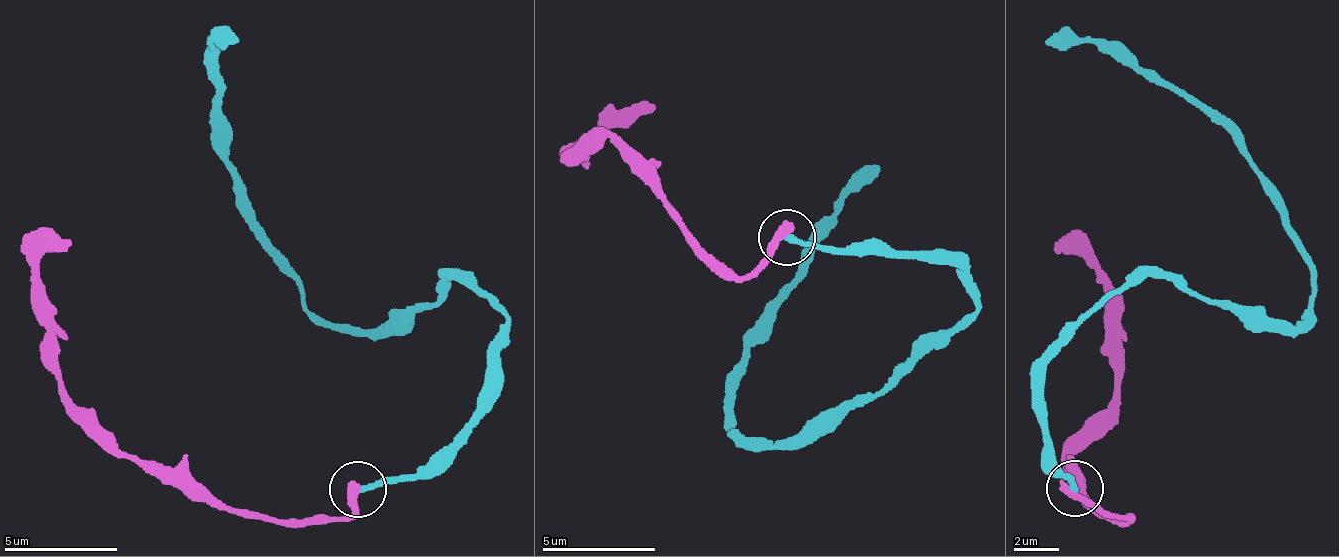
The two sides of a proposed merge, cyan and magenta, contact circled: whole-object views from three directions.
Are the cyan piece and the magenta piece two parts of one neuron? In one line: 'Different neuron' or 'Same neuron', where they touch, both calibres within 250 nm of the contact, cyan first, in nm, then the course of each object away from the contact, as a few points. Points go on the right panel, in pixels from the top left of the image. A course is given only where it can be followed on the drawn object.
Different neuron. Place: (1074, 488). Thickness 240 nm (cyan) against 460 nm. Course of cyan: (1075, 490), (1040, 403), (1084, 318), (1165, 273), (1317, 314), (1221, 122), (1044, 43). Course of magenta: (1075, 490), (1132, 518), (1100, 519), (1070, 458), (1115, 385), (1112, 305), (1084, 255), (1055, 243)

